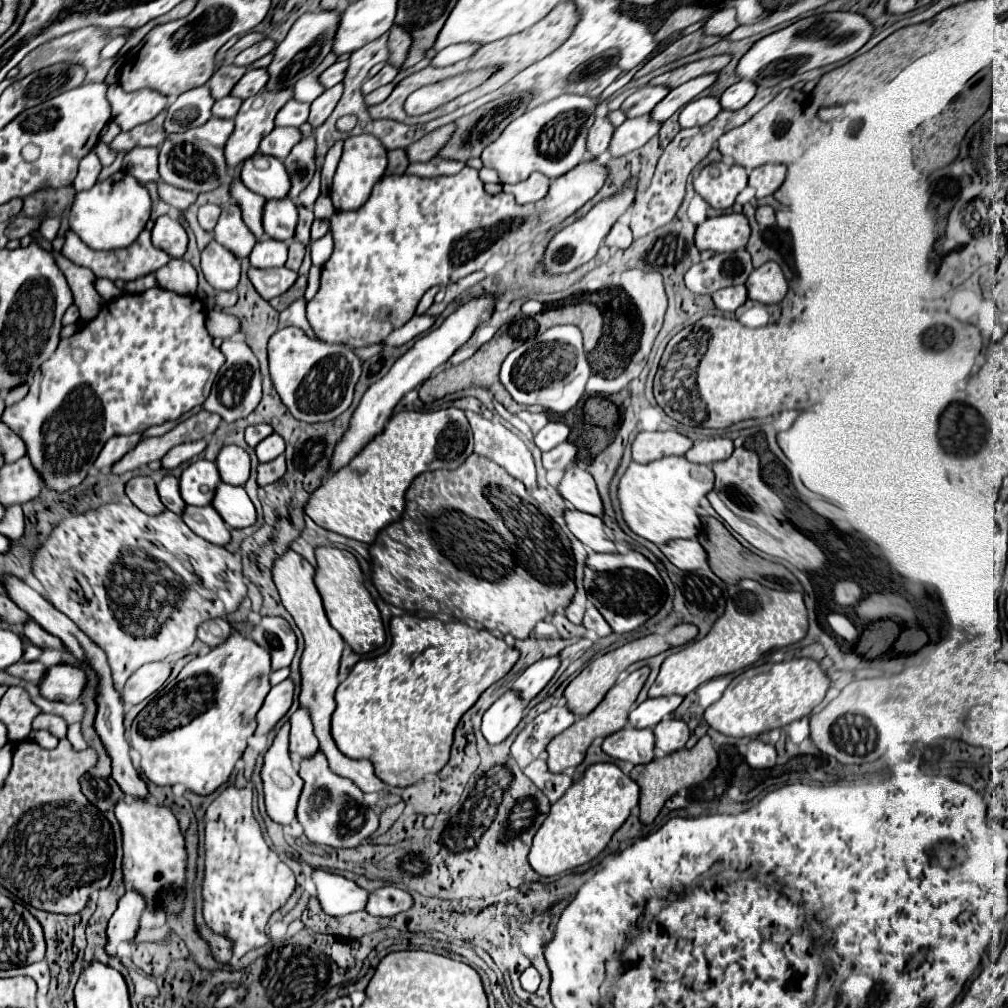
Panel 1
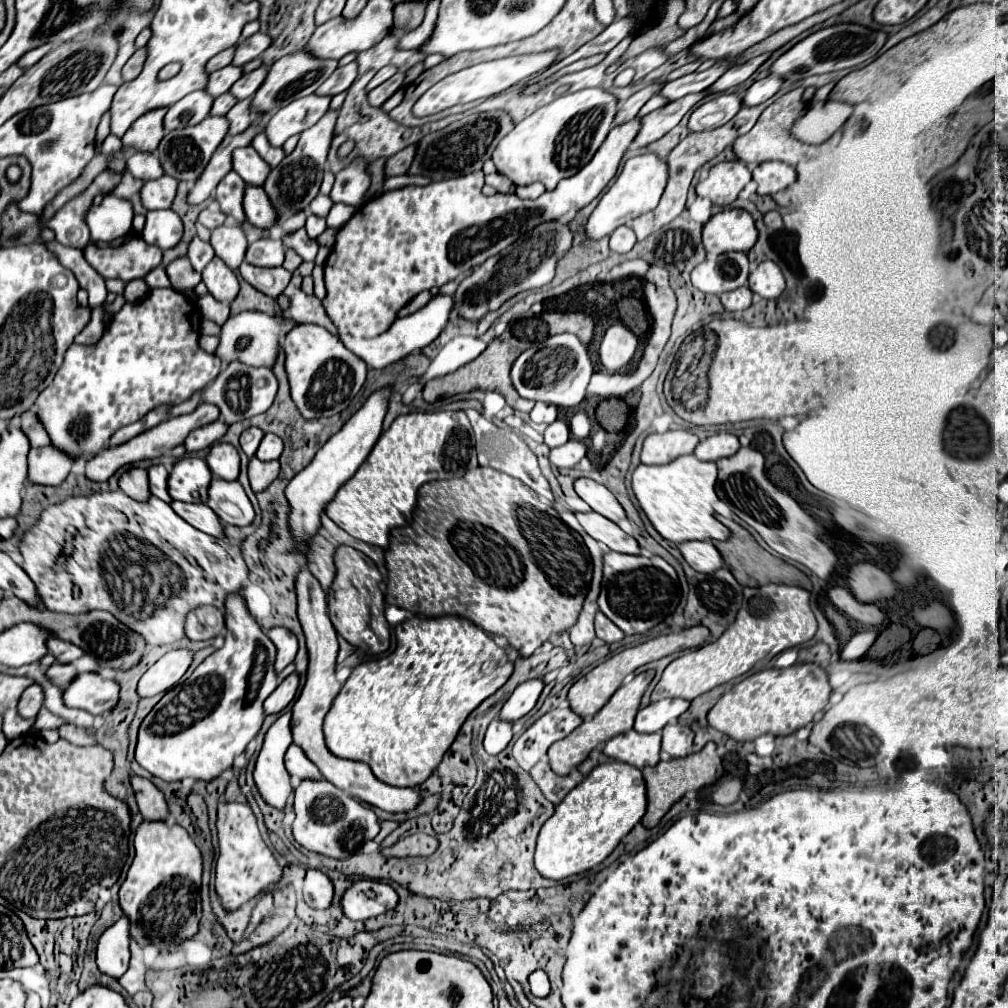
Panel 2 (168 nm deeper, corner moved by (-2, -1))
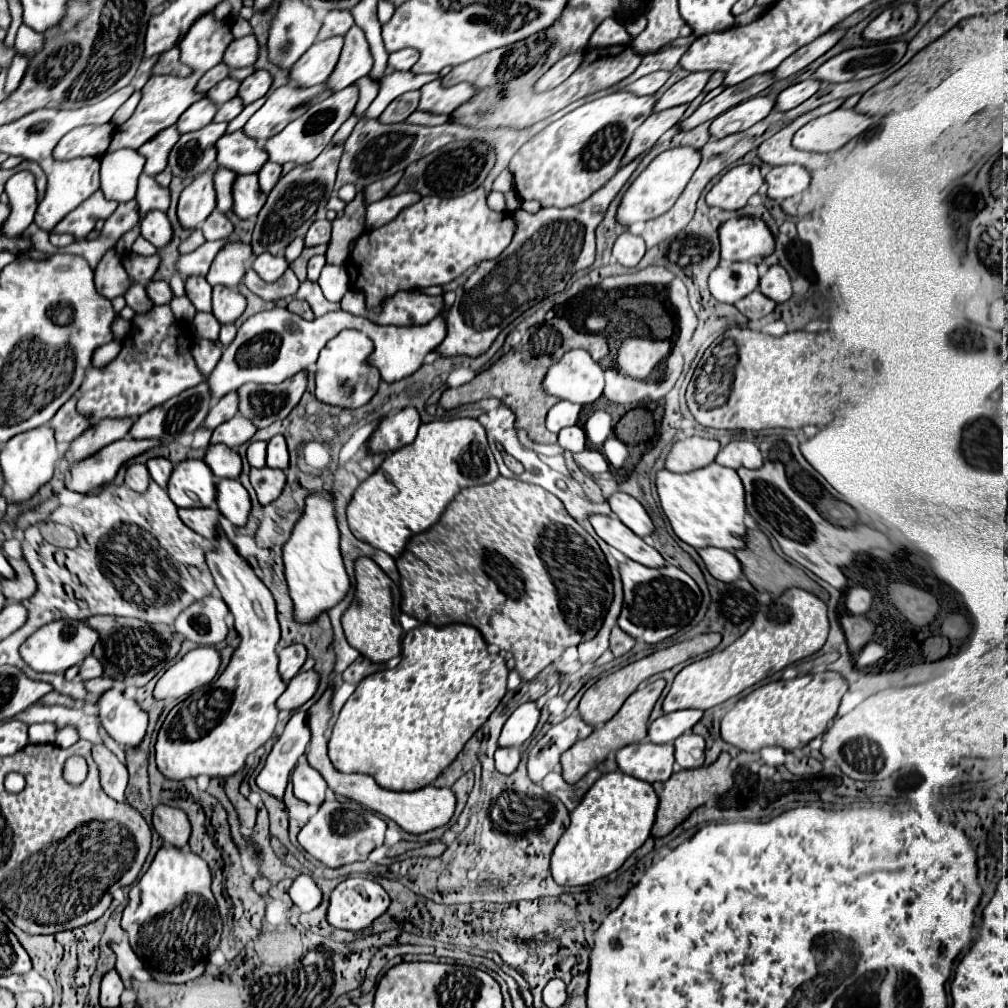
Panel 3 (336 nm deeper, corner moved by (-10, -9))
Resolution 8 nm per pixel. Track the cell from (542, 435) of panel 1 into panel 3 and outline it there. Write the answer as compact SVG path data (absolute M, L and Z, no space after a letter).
M579 425L561 429L561 433L559 433L559 445L561 445L565 451L571 451L571 453L581 453L581 451L585 451L585 449L587 449L585 429L579 427Z

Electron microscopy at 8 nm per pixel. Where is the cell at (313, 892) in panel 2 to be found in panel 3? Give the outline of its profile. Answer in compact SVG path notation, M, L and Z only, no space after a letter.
M305 873L293 881L293 885L289 887L289 897L301 911L311 911L321 903L319 887L311 879L311 875Z

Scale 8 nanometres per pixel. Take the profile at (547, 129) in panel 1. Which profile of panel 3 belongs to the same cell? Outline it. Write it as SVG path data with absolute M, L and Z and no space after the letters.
M617 91L587 101L537 133L509 163L521 199L535 199L541 207L557 209L583 203L621 169L619 163L623 161L633 133L653 113L655 103L657 99L653 95L639 97L629 91Z

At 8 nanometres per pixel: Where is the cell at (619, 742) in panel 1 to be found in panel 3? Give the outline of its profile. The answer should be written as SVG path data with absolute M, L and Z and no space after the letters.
M641 741L627 745L617 751L617 765L623 773L643 779L647 783L667 781L673 773L673 745L657 745L651 741Z

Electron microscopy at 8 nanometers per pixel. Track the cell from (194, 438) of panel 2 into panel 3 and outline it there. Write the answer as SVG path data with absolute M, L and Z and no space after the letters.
M235 415L233 419L221 423L211 437L211 443L225 443L227 447L239 447L243 443L247 443L253 435L257 433L257 427L253 425L251 419L243 417L243 415Z

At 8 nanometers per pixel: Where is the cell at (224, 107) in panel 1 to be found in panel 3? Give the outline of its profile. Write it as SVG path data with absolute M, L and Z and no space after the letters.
M233 97L231 101L227 101L227 103L223 103L221 107L219 107L219 111L217 111L217 115L215 115L215 121L233 121L241 111L243 111L243 101L239 99L239 97Z

